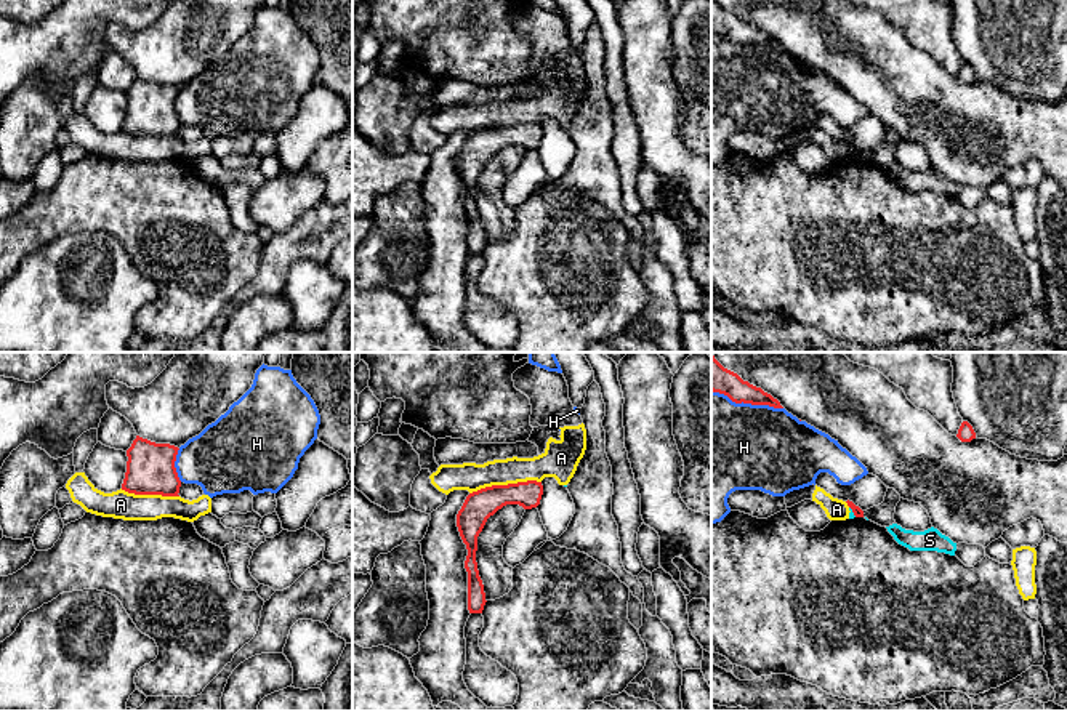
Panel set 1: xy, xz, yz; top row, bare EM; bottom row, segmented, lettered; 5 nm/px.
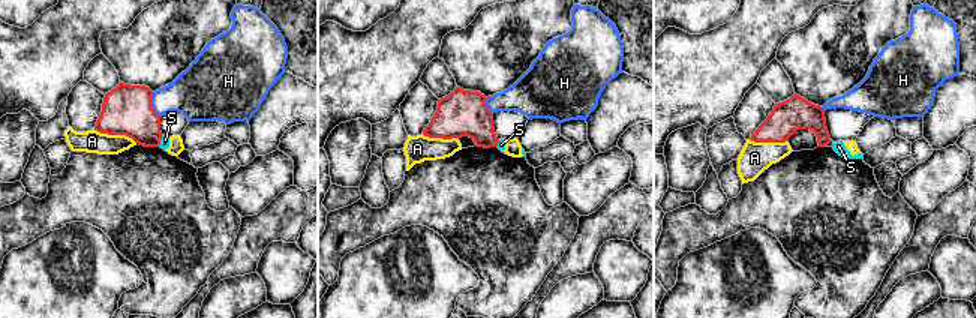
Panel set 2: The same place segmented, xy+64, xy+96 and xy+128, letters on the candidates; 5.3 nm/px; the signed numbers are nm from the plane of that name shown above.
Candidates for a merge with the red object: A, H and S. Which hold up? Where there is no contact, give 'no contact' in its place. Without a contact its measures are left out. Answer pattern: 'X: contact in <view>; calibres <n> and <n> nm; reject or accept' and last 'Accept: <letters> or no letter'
A: contact in xz; calibres 150 and 140 nm; reject
H: contact in yz; calibres 150 and 460 nm; reject
S: contact in yz; calibres 50 and 30 nm; reject
Accept: no letter

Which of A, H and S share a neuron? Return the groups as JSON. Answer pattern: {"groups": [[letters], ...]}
{"groups": [["A", "S"], ["H"]]}

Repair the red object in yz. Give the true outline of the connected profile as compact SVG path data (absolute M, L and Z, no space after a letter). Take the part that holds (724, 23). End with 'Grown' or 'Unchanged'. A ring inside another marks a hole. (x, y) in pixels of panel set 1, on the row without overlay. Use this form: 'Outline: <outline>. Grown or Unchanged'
Outline: M711 0L711 32L727 37L735 45L743 43L783 50L771 35L743 22L737 14L724 10L716 0Z. Unchanged

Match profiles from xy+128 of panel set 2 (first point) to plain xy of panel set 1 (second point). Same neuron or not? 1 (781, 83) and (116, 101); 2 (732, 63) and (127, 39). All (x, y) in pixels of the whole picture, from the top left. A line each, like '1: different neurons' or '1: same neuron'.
1: different neurons
2: different neurons

